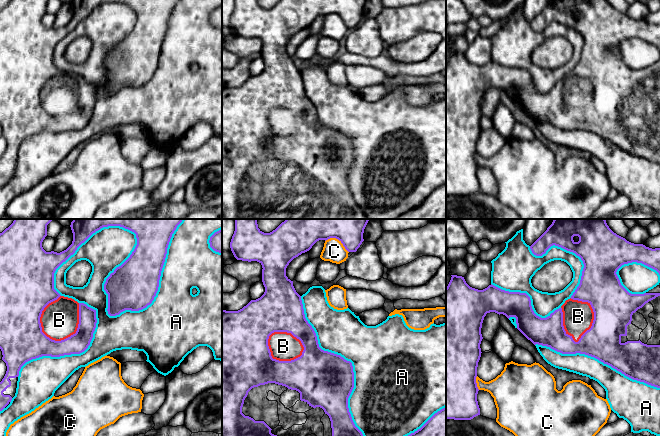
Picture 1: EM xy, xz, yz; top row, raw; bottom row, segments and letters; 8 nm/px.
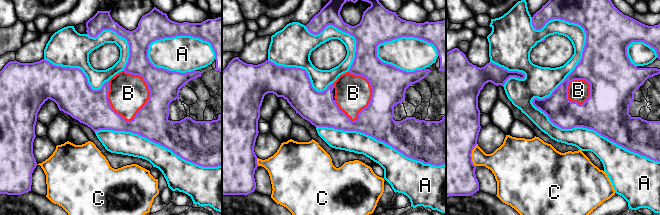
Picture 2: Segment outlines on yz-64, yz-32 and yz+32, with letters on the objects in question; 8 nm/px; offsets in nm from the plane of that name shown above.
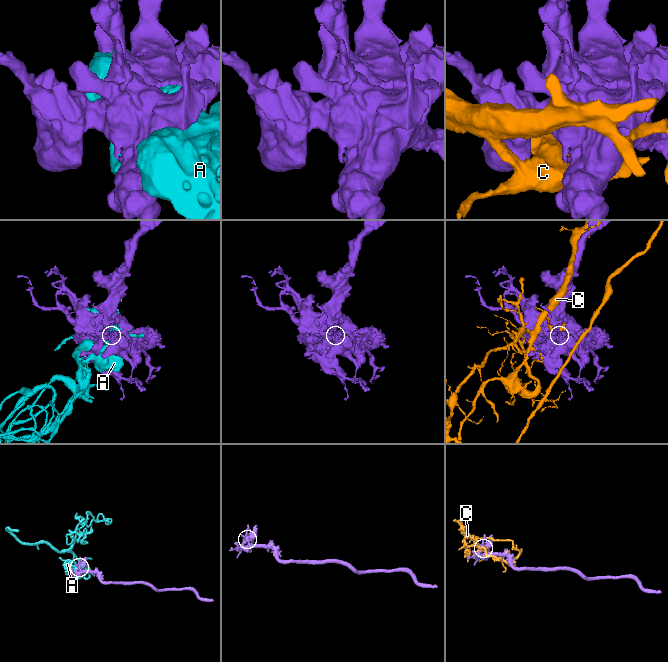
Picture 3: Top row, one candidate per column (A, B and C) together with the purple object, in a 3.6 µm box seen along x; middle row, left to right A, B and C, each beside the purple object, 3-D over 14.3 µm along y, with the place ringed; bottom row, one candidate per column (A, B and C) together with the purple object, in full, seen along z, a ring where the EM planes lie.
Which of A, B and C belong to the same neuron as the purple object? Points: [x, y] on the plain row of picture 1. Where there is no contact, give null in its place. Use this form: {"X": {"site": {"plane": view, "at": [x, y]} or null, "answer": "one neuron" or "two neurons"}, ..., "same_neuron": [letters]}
{"A": {"site": {"plane": "xy", "at": [104, 60]}, "answer": "two neurons"}, "B": {"site": {"plane": "xy", "at": [73, 110]}, "answer": "one neuron"}, "C": {"site": {"plane": "xz", "at": [338, 15]}, "answer": "two neurons"}, "same_neuron": ["B"]}

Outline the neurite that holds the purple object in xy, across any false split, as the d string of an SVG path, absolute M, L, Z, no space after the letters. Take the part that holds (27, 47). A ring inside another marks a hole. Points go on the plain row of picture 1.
M11 0L0 9L0 125L7 147L0 158L0 187L6 184L15 172L19 147L28 137L42 132L60 133L84 128L93 114L96 104L96 86L72 74L61 72L54 65L56 45L75 29L93 9L103 3L120 2L136 10L137 21L130 33L106 55L104 66L108 70L108 90L119 91L125 86L139 87L152 79L159 63L161 47L167 24L179 0L71 0L72 20L64 27L46 28L42 18L47 12L48 0Z

